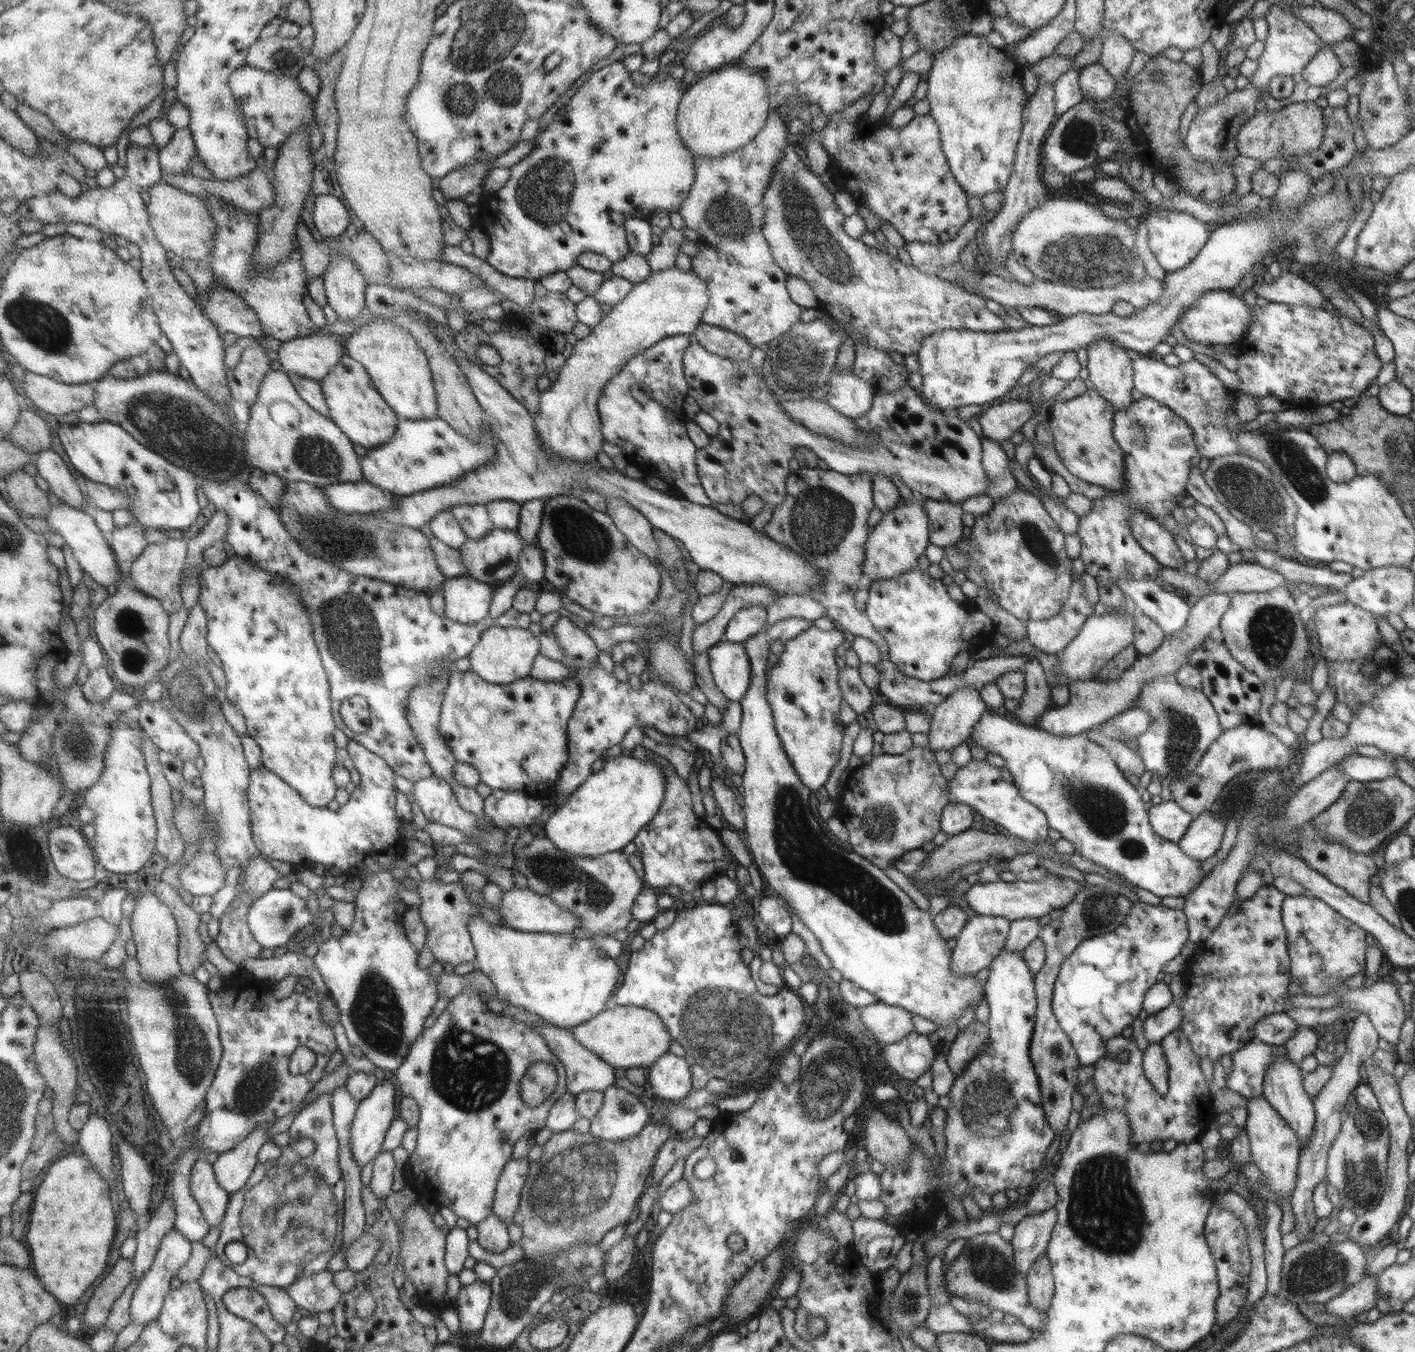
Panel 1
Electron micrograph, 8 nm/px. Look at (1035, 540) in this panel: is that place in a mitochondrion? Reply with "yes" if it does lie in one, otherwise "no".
yes

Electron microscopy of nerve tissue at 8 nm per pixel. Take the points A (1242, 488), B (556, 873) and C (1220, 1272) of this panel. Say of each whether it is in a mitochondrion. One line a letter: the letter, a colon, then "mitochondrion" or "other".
A: mitochondrion
B: mitochondrion
C: other

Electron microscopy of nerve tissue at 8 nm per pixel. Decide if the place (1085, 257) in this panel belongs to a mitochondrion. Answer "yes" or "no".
yes

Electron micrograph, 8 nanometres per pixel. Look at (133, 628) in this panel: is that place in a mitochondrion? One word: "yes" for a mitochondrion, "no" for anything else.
yes

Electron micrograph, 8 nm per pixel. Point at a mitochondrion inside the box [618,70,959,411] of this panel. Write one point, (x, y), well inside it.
(821, 248)

